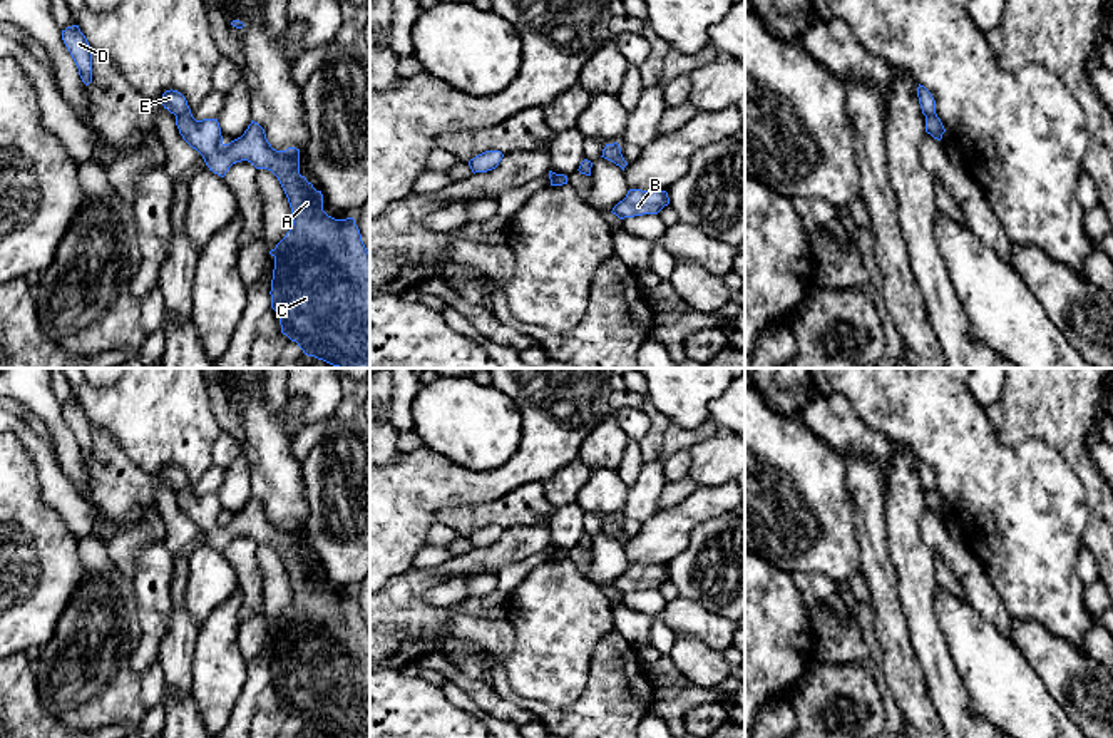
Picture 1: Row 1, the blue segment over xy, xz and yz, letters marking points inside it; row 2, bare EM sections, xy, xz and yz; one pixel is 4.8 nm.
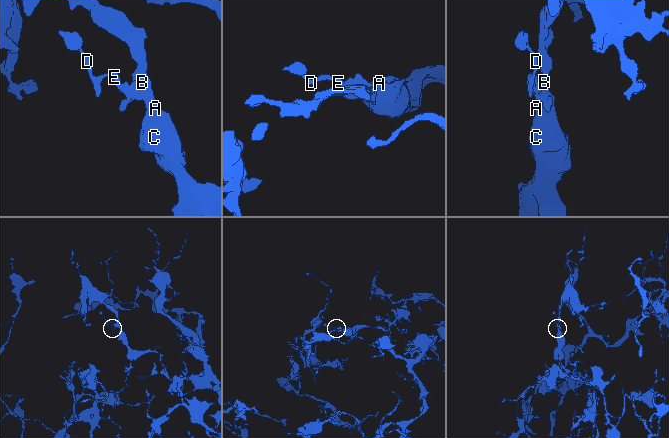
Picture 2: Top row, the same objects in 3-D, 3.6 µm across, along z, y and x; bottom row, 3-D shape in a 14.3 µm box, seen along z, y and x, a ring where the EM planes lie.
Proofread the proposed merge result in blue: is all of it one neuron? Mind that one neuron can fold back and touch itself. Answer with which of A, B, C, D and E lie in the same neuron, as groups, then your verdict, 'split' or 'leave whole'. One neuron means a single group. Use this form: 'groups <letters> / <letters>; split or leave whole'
groups A B C / D E; split

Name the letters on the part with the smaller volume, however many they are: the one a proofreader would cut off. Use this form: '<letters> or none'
D, E

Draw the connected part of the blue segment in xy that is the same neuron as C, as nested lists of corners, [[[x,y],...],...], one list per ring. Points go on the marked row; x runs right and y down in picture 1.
[[[192,114],[176,117],[182,139],[196,149],[209,171],[224,177],[236,162],[248,161],[256,169],[271,171],[291,208],[293,226],[269,254],[274,258],[271,279],[271,308],[276,311],[281,333],[296,341],[305,355],[323,360],[338,368],[370,368],[370,253],[367,251],[353,218],[335,219],[323,211],[323,194],[300,174],[300,149],[276,151],[266,139],[264,129],[251,120],[244,134],[229,144],[223,142],[218,119],[196,120]]]

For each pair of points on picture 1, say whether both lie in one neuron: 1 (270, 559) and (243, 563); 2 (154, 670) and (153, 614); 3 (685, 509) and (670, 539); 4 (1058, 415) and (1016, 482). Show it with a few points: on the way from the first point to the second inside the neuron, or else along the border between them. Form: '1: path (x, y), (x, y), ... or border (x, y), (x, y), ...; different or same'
1: border (256, 544), (256, 563), (263, 578), (263, 599); different
2: border (158, 658), (139, 675); different
3: path (683, 516), (670, 532); same
4: border (1001, 440), (1021, 444), (1041, 439), (1070, 467); different

